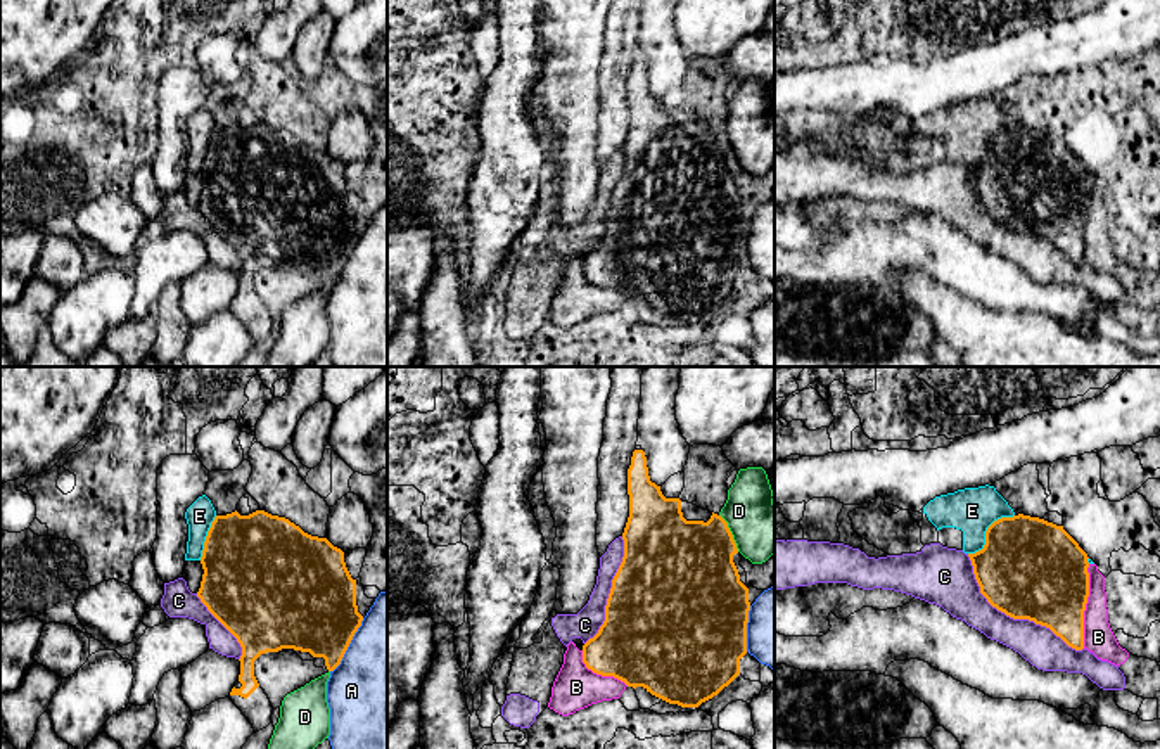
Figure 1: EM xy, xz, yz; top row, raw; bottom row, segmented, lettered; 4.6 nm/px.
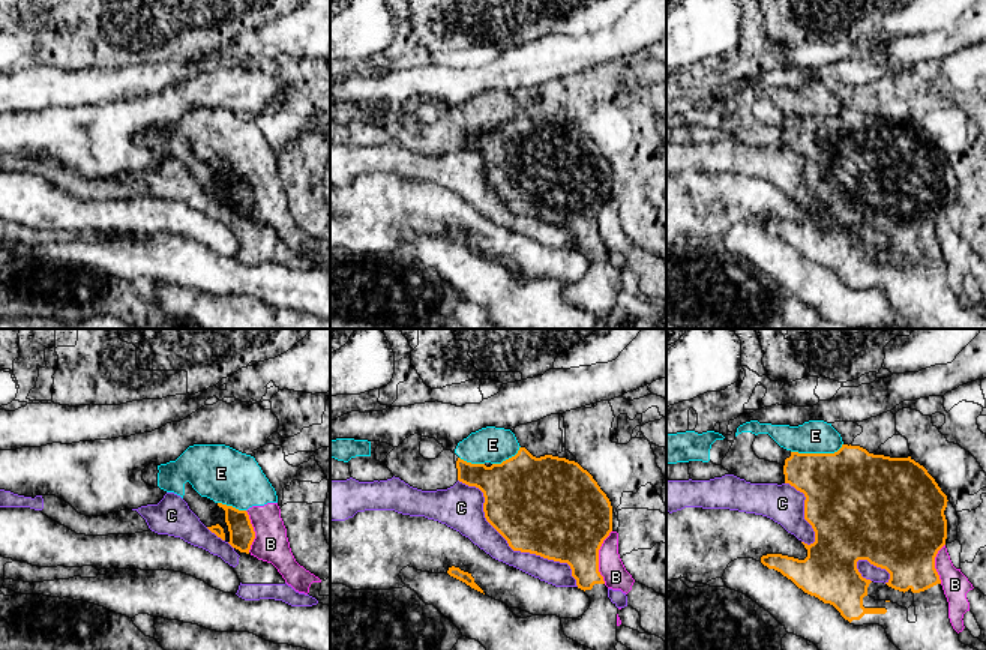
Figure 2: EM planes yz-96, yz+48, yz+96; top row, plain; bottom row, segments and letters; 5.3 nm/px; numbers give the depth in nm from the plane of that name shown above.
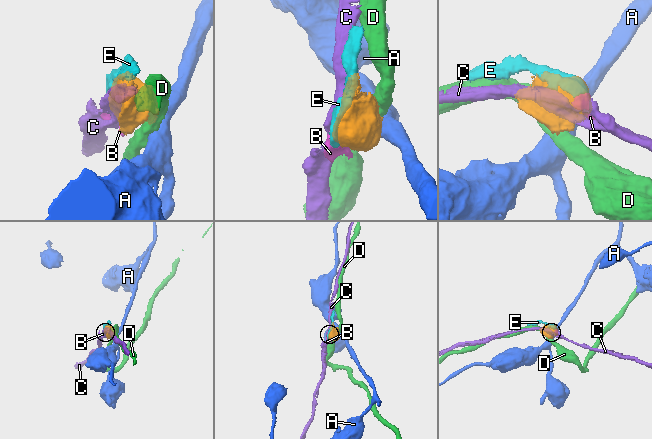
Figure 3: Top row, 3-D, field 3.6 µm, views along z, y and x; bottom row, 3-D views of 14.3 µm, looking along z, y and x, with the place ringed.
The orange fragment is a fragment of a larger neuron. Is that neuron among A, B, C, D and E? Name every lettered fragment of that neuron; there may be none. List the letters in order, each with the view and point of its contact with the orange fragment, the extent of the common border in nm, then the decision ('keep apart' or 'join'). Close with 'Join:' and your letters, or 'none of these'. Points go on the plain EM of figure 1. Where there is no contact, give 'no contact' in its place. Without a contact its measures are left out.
A: xy (348, 258) | 300 nm | keep apart
B: yz (1084, 218) | 400 nm | keep apart
C: yz (1012, 229) | 700 nm | keep apart
D: xz (730, 146) | 200 nm | keep apart
E: yz (986, 144) | 280 nm | keep apart
Join: none of these

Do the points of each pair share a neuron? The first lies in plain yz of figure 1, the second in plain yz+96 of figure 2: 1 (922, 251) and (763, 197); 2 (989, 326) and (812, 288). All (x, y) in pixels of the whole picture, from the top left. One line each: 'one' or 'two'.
1: one
2: one

